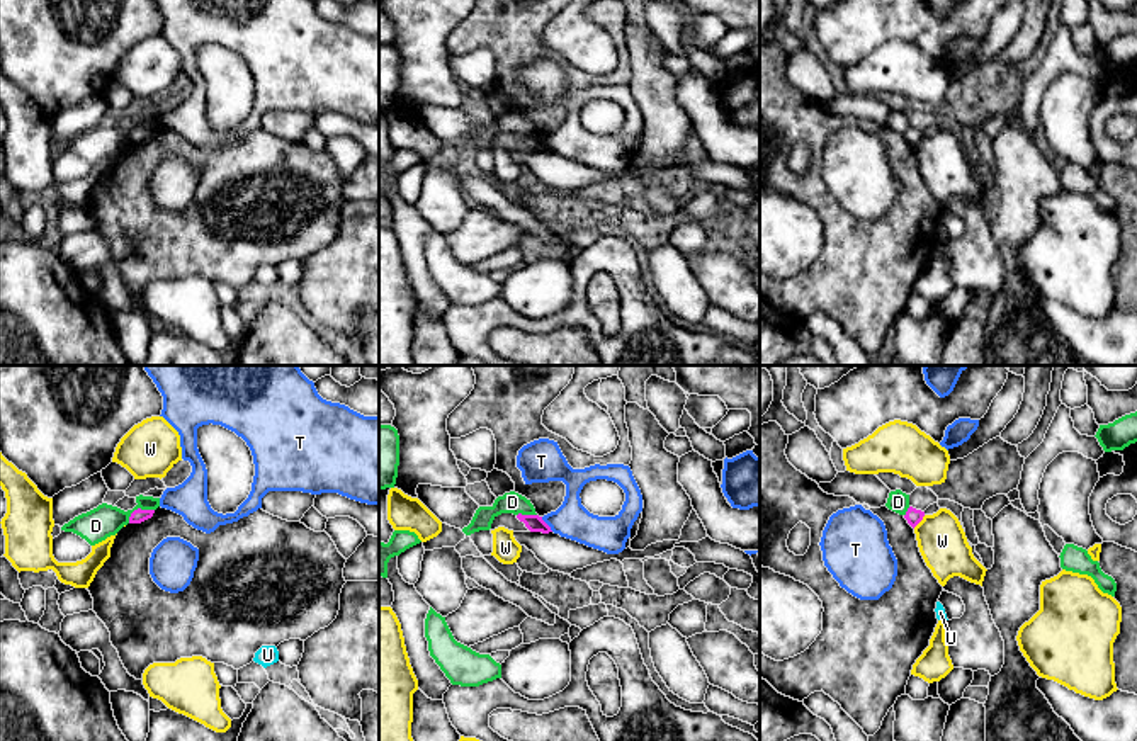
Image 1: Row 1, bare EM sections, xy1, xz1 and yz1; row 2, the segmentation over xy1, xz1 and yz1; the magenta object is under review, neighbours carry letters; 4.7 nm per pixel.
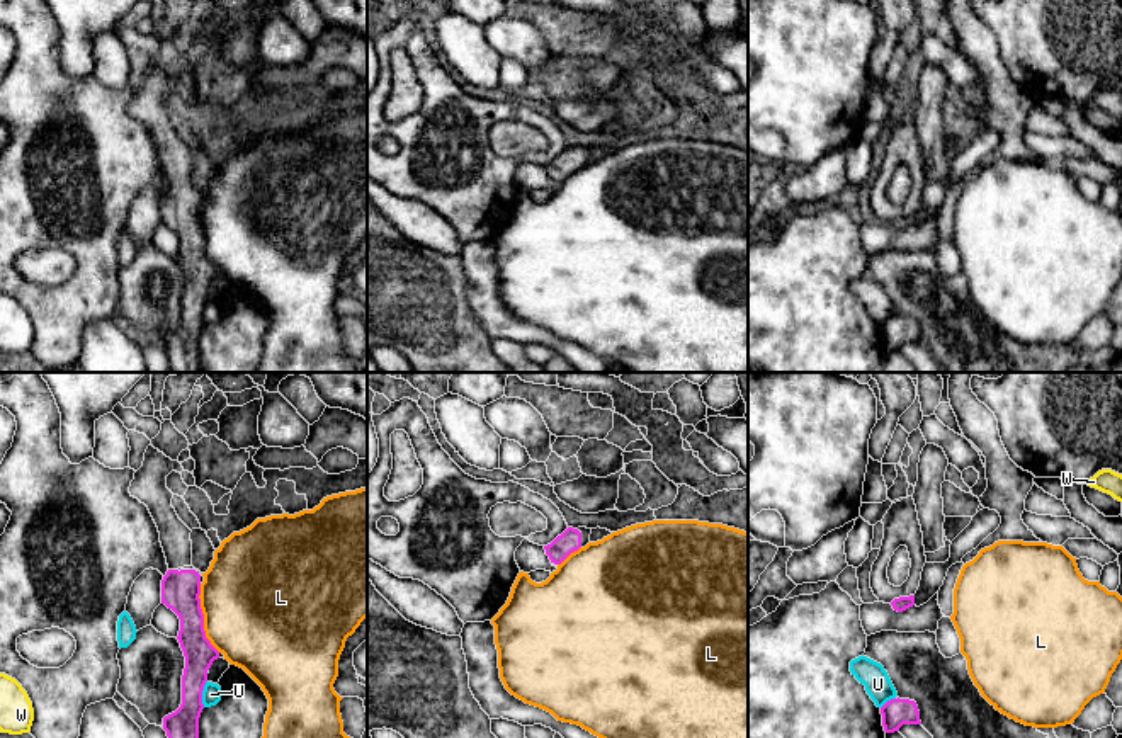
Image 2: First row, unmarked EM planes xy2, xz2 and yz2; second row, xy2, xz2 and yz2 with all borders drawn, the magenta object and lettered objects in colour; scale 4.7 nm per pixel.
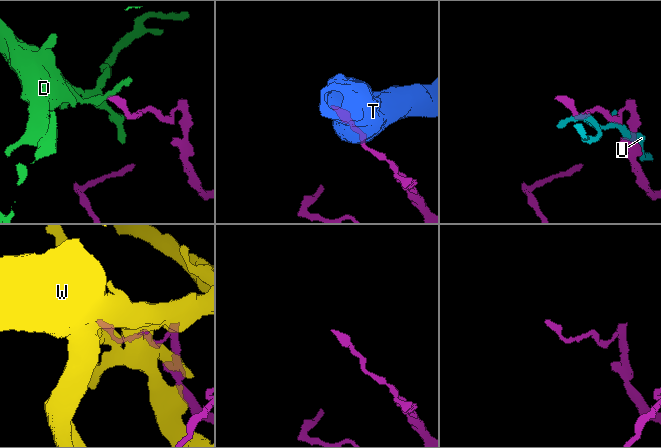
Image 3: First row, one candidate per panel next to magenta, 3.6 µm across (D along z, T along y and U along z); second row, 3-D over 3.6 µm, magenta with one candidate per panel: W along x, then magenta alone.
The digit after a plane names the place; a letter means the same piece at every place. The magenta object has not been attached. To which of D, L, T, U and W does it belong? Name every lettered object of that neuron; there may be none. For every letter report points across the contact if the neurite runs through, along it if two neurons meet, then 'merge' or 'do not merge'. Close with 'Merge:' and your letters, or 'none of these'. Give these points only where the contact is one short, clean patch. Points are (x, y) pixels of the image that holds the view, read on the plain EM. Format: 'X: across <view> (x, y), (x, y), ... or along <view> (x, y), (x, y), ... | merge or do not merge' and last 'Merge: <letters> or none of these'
D: along xy1 (153, 128), (136, 128), (128, 141) | do not merge
L: do not merge
T: along xz1 (541, 136), (553, 150) | do not merge
U: do not merge
W: along yz1 (925, 135), (913, 147) | do not merge
Merge: none of these

